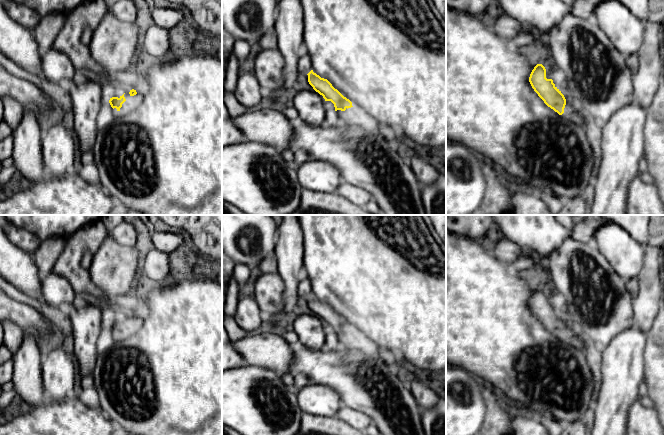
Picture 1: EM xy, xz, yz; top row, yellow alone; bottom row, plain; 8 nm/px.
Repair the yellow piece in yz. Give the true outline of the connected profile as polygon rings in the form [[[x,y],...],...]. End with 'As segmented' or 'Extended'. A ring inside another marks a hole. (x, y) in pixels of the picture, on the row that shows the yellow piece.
[[[537,64],[534,67],[530,74],[529,82],[548,107],[562,117],[583,126],[585,114],[574,101],[564,97],[552,79],[546,78],[546,69],[542,64]]]. Extended

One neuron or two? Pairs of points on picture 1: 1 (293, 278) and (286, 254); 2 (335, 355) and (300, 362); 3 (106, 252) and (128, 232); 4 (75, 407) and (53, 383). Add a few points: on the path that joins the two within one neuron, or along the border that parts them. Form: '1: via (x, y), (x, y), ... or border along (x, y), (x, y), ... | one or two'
1: via (291, 272), (290, 260) | one
2: via (326, 362), (309, 362) | one
3: border along (116, 225), (112, 237), (133, 247) | two
4: border along (75, 393), (58, 401), (48, 401) | two

